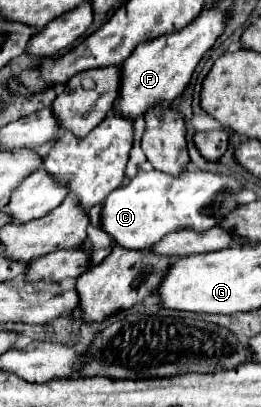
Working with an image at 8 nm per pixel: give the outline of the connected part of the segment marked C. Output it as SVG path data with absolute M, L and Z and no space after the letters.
M141 169L127 187L109 193L109 197L103 205L101 227L125 249L149 249L171 231L187 229L187 227L193 231L205 231L209 227L219 225L233 209L239 207L237 197L239 197L241 189L243 189L243 183L231 175L197 169L197 171L183 171L179 177L171 177L171 175L155 171L155 169L149 169L149 171Z

